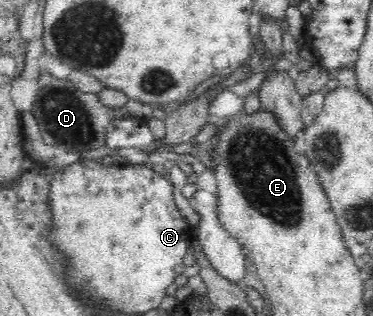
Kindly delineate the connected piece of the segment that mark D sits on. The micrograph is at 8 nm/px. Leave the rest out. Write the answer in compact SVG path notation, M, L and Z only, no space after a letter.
M45 72L38 77L38 84L40 90L32 113L47 146L53 146L59 152L81 153L106 144L106 127L119 116L117 109L103 105L98 94L77 90L71 81L60 83Z

